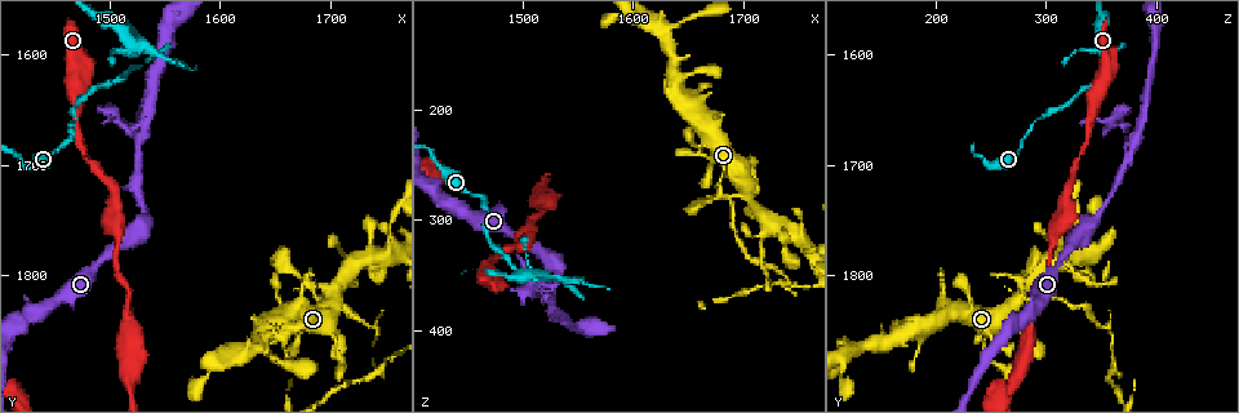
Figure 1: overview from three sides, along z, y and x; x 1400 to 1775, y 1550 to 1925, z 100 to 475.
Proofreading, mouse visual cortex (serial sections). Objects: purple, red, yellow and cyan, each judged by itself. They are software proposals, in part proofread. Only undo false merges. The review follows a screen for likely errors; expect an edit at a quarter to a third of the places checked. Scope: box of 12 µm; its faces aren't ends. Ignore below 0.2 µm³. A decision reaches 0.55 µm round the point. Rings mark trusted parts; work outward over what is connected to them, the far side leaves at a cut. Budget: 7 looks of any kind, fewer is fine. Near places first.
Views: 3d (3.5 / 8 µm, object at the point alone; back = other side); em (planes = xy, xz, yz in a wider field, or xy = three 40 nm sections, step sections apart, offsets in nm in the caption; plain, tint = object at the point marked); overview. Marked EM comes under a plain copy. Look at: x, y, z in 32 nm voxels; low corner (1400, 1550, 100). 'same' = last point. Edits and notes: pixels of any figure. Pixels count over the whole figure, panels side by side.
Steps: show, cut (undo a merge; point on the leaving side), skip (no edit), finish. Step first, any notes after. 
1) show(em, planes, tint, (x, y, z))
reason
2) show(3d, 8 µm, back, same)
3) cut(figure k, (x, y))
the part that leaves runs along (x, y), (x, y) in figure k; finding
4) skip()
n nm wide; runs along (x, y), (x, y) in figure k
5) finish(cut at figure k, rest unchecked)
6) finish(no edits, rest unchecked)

show(3d, 8 µm, (1532, 1598, 352))
sharp bend

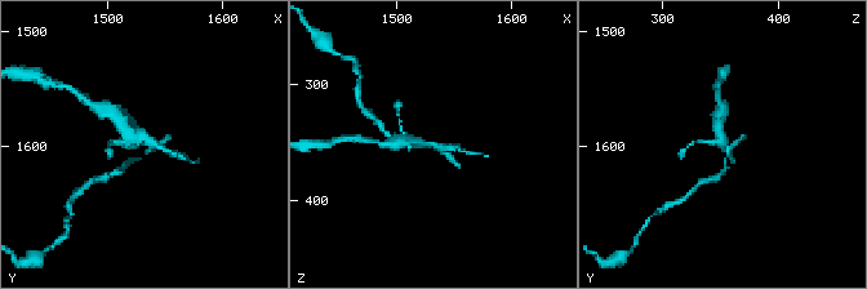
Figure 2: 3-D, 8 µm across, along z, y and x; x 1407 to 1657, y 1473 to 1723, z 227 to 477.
show(3d, 3.5 µm, (1530, 1596, 352))
zoom in

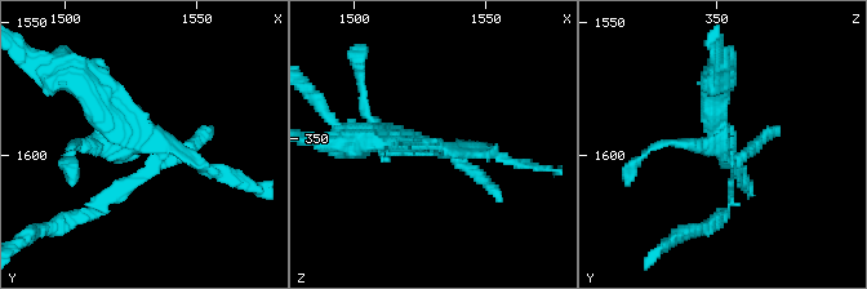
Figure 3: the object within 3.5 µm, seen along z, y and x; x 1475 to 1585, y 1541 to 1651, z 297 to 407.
show(em, planes, tint, (1531, 1597, 352))

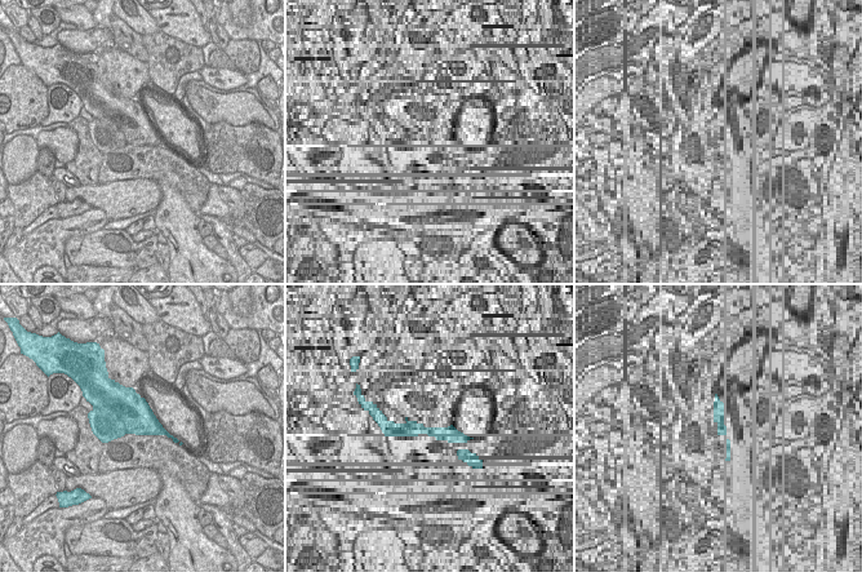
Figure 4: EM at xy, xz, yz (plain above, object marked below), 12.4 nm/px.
cut(figure 3, (128, 130))
two cells meet here

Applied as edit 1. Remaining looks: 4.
show(3d, 3.5 µm, (1700, 1820, 276))
side arm on a straight run

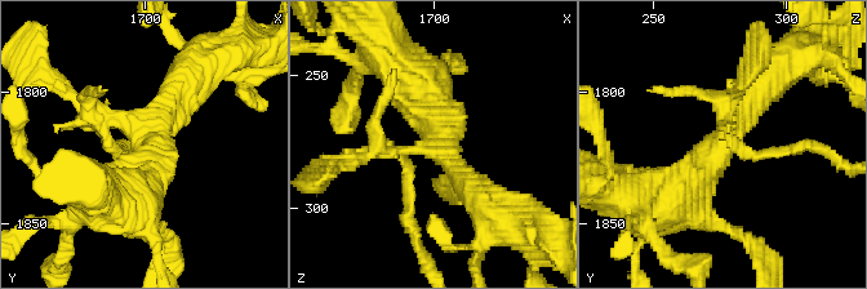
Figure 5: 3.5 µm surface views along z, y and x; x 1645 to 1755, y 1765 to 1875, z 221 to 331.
show(em, xy, step 1, tint, (1700, 1819, 276))
3 arms; arms of 150, 300, 600 nm

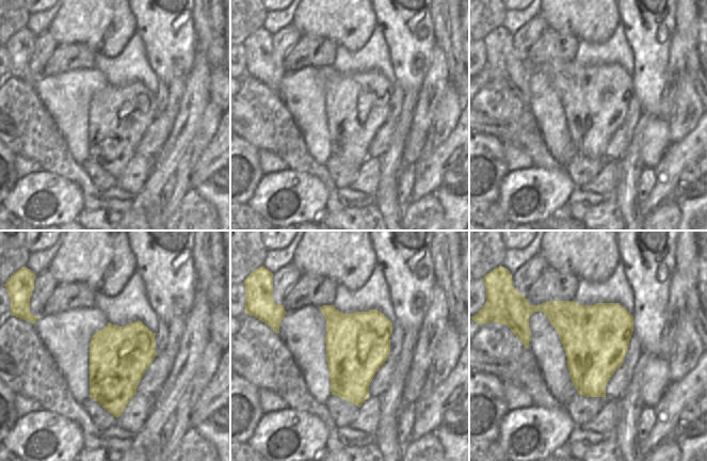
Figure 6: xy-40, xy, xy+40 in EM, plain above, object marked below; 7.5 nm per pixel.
skip()
runs along (665, 201), (685, 186), (770, 79) in figure 5; continuous, no second cell

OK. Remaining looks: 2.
show(3d, 3.5 µm, (1754, 1754, 328))
narrows sharply

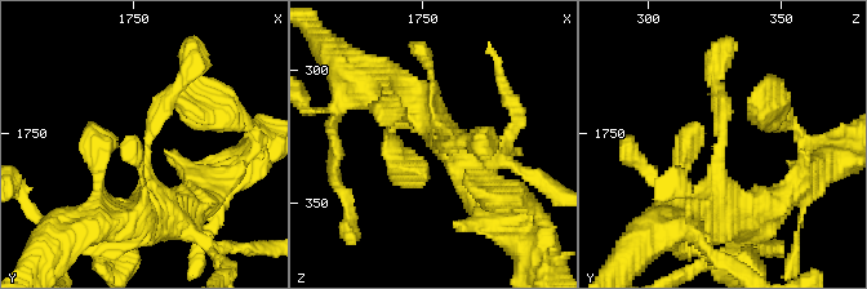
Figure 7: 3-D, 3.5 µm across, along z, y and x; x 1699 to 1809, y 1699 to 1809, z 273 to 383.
show(em, planes, tint, (1755, 1755, 327))
arms of 200, 400 nm; need the tissue

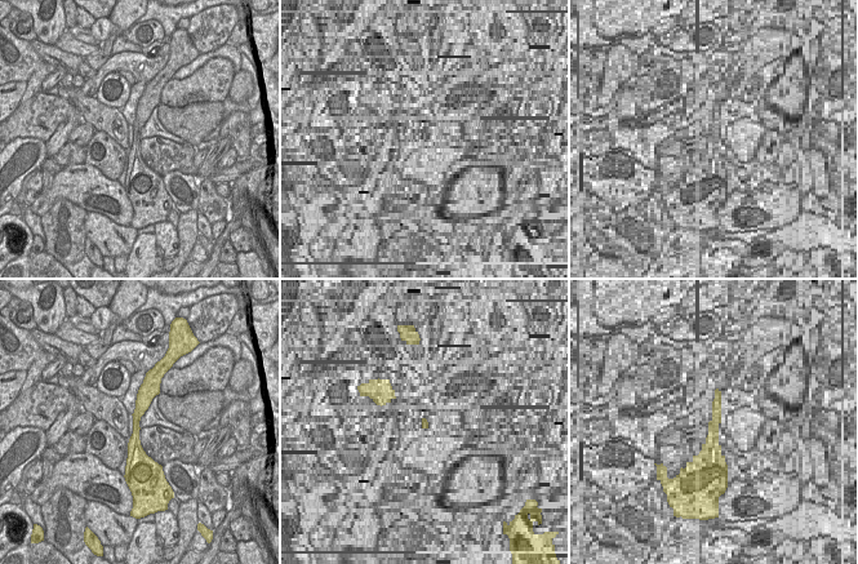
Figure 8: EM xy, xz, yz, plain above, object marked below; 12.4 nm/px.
skip()
all the same cell

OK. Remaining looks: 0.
finish(cut at figure 3, rest unchecked)

